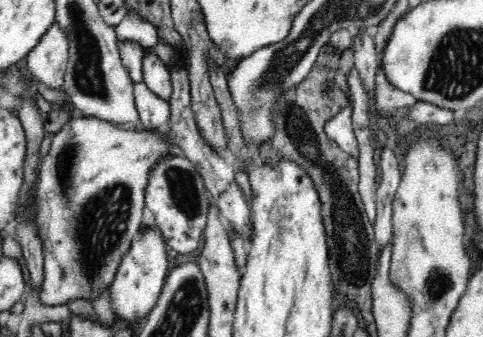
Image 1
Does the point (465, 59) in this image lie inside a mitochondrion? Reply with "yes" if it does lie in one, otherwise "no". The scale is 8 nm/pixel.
yes

